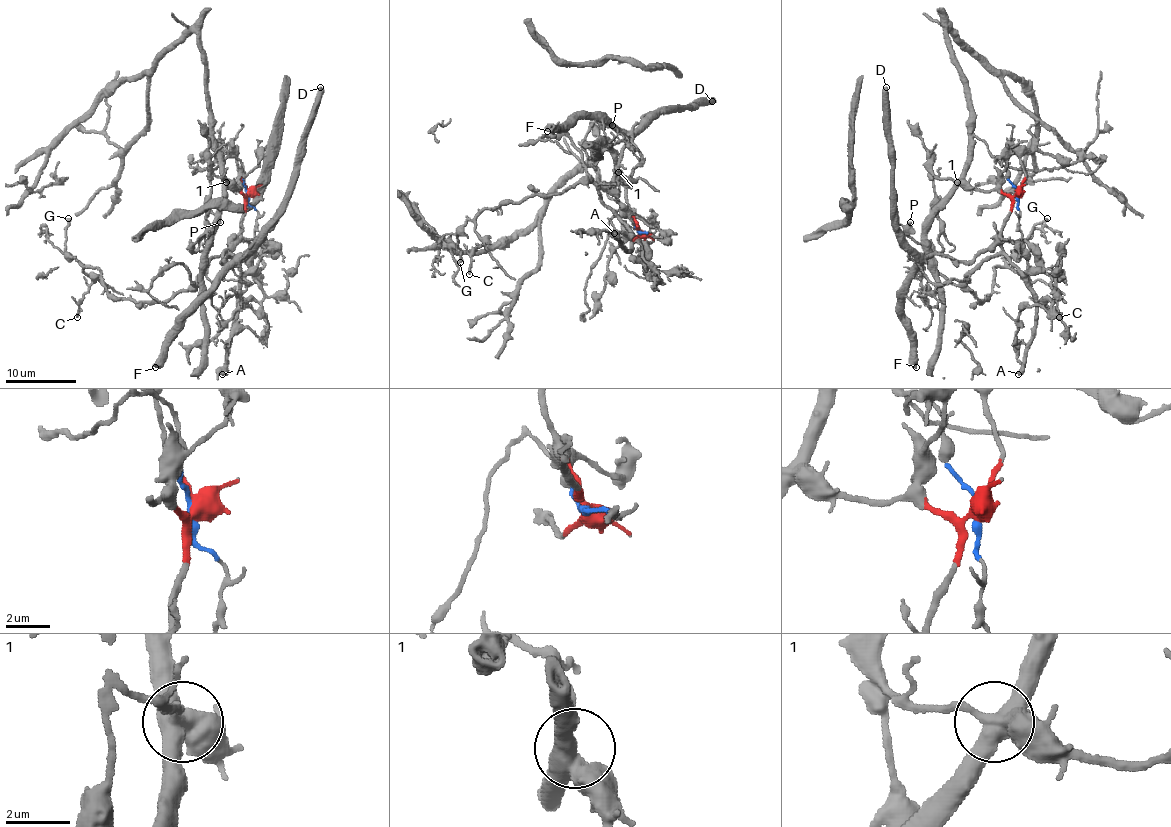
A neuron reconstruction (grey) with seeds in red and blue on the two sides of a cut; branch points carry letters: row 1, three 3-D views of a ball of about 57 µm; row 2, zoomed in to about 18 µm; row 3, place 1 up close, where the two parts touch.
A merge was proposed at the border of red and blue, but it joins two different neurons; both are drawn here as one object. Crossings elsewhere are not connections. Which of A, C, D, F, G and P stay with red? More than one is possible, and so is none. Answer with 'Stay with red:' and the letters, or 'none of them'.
Stay with red: A, C, D, F, G, P

